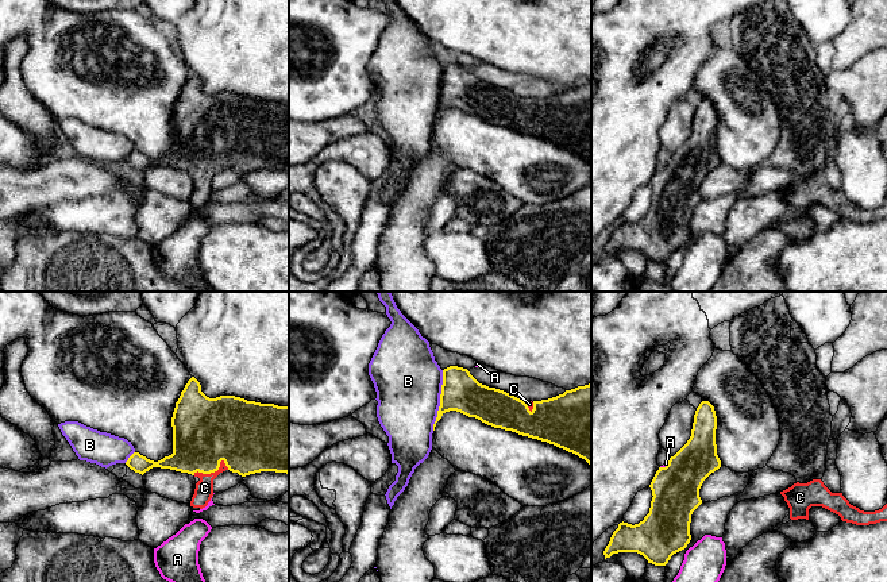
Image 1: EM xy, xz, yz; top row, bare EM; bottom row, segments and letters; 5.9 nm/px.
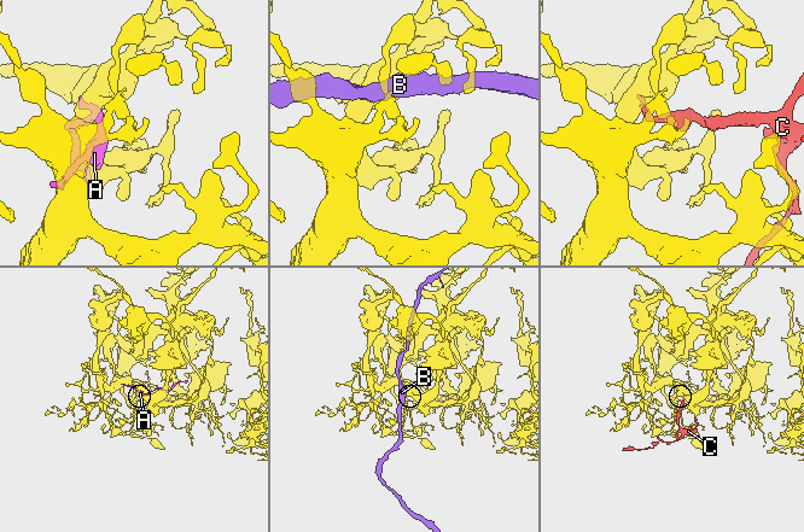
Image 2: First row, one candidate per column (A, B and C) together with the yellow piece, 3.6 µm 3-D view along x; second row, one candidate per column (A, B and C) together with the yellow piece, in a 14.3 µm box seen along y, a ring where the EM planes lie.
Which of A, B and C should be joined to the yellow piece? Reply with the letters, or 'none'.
C

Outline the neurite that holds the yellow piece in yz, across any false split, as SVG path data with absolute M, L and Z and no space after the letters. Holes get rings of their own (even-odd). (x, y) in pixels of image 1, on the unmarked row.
M702 99L690 136L666 165L659 165L649 182L653 193L649 211L639 221L618 221L603 248L605 257L618 250L637 250L648 261L666 263L674 251L687 244L691 212L702 201L699 186L721 165L716 127L714 104Z

